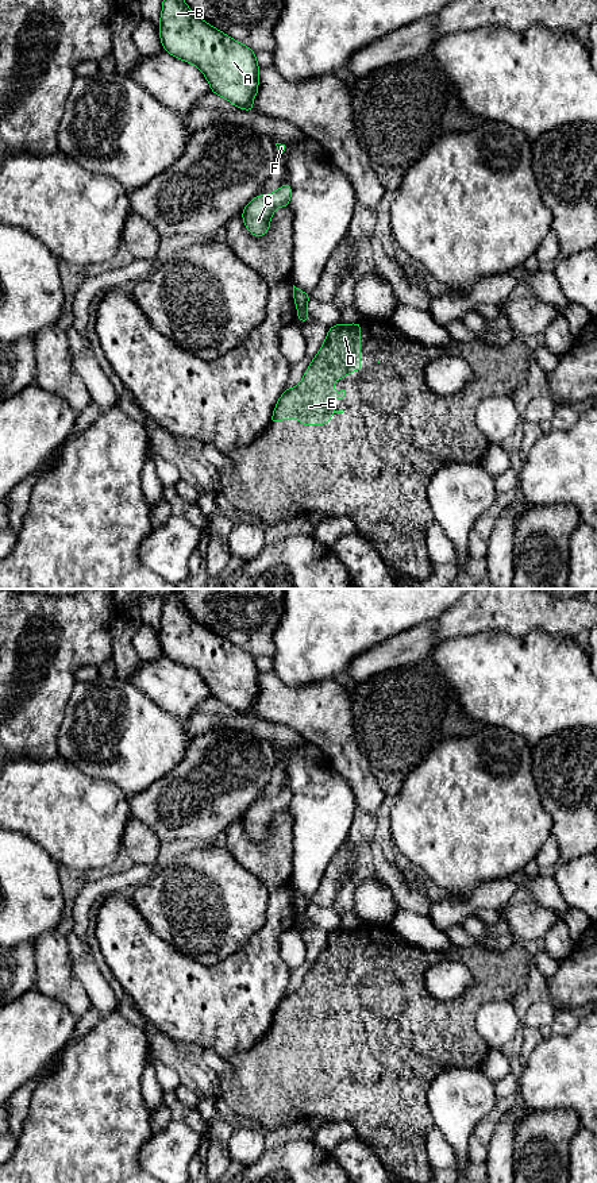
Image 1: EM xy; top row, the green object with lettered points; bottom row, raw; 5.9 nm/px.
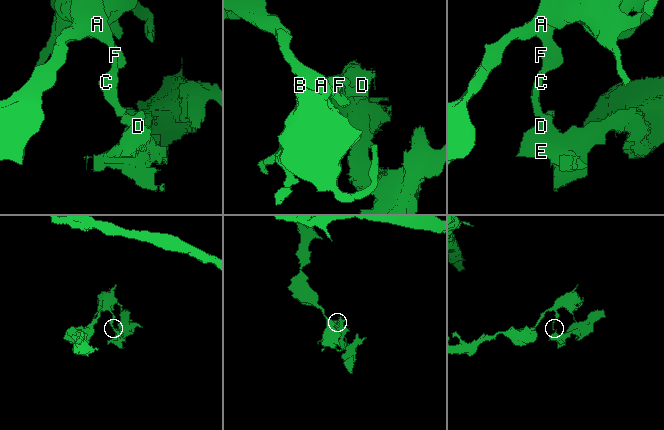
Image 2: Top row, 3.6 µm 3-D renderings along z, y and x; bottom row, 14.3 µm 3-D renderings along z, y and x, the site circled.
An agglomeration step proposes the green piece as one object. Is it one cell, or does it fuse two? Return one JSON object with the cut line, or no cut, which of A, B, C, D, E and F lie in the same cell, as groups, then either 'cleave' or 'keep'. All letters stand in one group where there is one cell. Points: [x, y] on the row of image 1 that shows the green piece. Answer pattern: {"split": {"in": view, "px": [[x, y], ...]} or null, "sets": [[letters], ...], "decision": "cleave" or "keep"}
{"split": {"in": "xy", "px": [[304, 307], [299, 311]]}, "sets": [["A", "B", "C", "F"], ["D", "E"]], "decision": "cleave"}

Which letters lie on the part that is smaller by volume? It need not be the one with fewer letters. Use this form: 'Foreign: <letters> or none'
Foreign: D, E

